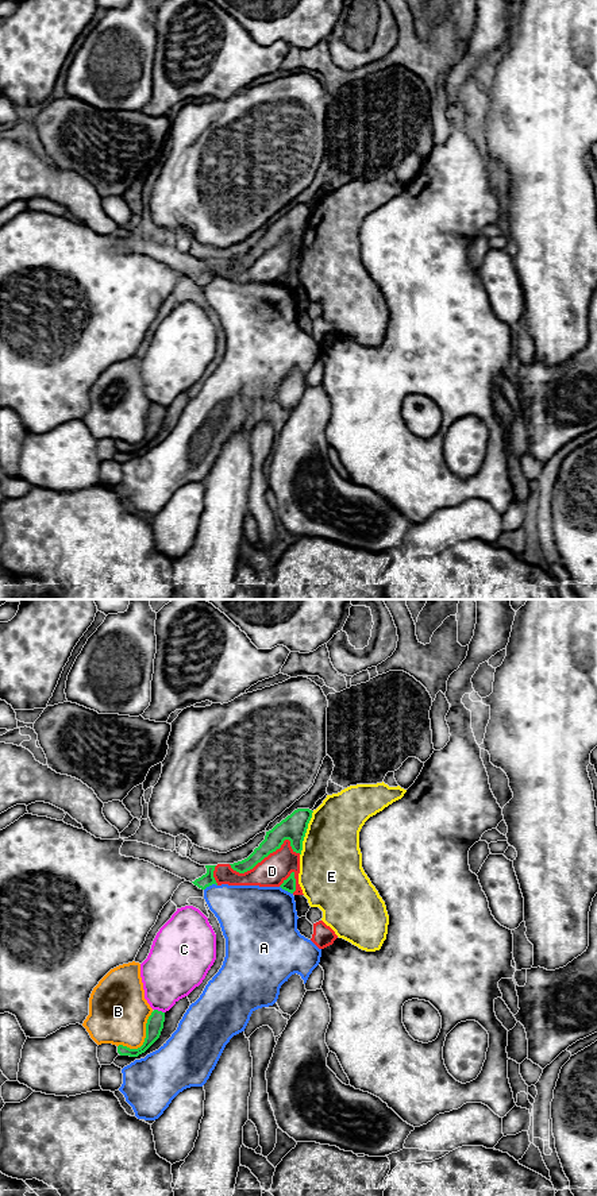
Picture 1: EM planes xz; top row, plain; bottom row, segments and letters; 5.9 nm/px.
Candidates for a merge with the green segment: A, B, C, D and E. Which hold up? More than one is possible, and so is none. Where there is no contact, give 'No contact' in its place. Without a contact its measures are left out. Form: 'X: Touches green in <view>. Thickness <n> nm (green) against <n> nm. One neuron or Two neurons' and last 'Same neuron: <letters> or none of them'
A: Touches green in xz. Thickness 80 nm (green) against 300 nm. Two neurons
B: Touches green in xz. Thickness 100 nm (green) against 360 nm. Two neurons
C: Touches green in xz. Thickness 100 nm (green) against 340 nm. Two neurons
D: Touches green in xz. Thickness 160 nm (green) against 180 nm. Two neurons
E: Touches green in xz. Thickness 160 nm (green) against 360 nm. Two neurons
Same neuron: none of them

